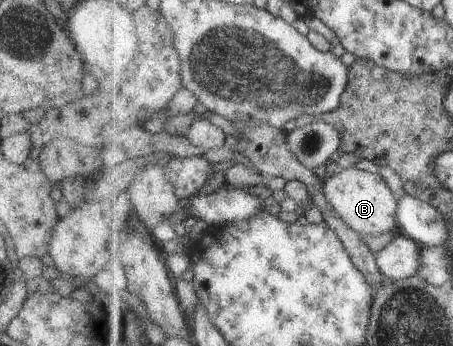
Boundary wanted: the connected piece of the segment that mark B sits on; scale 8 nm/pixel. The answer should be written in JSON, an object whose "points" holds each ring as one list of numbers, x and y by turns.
{"points":[[355,167,339,169,333,176,326,178,324,189,325,196,337,215,367,239,400,228,397,215,398,201,379,174]]}

